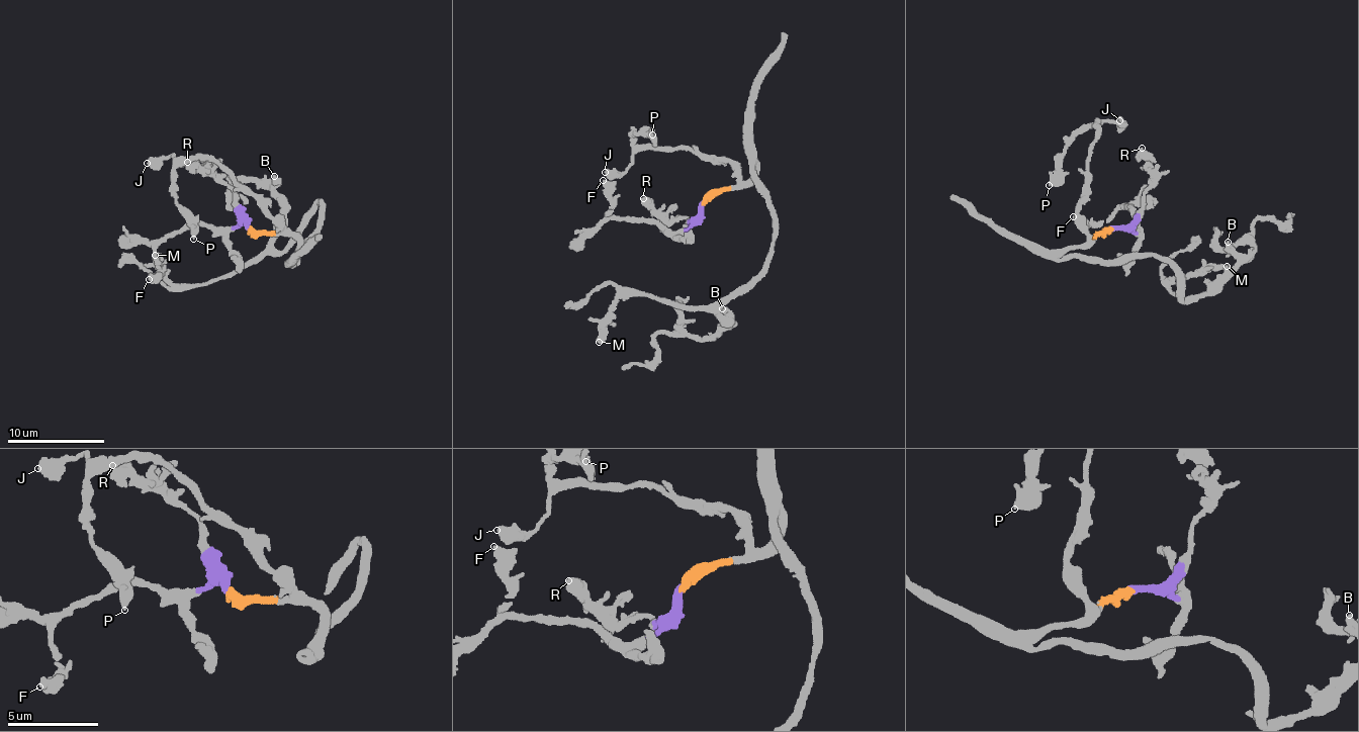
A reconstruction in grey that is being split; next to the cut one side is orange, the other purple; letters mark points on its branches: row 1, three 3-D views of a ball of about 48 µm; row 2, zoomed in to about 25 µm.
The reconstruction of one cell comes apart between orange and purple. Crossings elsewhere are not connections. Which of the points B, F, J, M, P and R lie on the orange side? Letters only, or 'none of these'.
B, J, M, P

